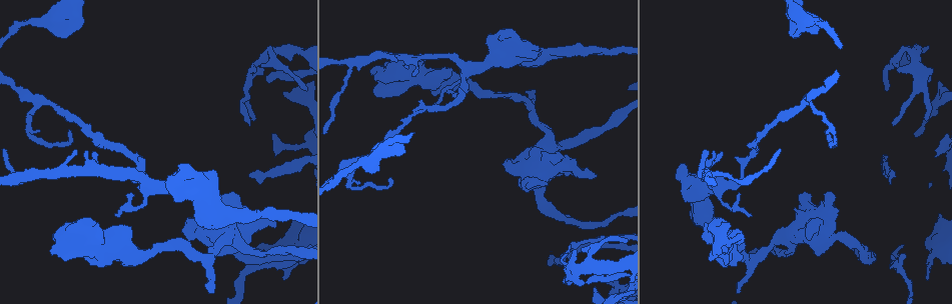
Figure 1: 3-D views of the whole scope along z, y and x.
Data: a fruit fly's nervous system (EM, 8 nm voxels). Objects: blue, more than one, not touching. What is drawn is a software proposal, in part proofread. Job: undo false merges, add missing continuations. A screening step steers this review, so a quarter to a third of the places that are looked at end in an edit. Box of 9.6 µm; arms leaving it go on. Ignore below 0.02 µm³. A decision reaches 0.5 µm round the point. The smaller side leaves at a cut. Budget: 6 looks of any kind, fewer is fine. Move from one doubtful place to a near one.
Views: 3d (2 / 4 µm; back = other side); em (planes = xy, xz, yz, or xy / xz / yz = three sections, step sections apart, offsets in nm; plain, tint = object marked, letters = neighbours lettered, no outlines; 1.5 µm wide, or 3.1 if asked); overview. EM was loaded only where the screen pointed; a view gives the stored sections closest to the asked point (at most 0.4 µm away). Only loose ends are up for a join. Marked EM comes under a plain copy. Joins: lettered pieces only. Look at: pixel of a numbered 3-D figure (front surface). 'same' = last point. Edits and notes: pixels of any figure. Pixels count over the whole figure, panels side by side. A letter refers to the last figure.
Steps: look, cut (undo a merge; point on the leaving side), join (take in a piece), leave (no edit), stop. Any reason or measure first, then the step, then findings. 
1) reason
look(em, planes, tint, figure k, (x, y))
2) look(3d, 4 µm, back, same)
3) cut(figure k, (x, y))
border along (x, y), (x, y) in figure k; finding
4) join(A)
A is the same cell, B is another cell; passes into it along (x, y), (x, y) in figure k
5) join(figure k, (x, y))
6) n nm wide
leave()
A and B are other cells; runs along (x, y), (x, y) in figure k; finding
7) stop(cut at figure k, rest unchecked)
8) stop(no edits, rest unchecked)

branch stops here
look(3d, 4 µm, figure 1, (596, 177))

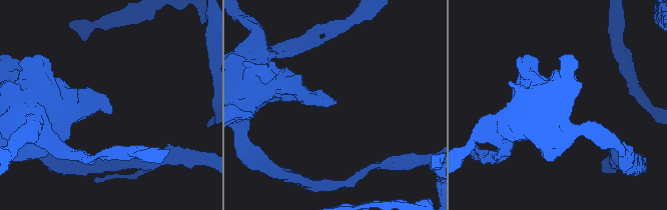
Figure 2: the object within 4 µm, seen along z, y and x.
shape alone is not enough
look(em, planes, letters, figure 2, (336, 102))

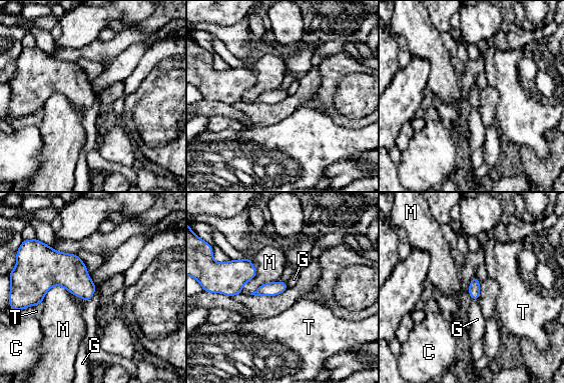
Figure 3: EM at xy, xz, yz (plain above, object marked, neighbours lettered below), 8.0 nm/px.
leave()
C, G, M and T are other cells; none of them fits

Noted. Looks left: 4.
tapers out
look(em, planes, letters, figure 1, (905, 255))

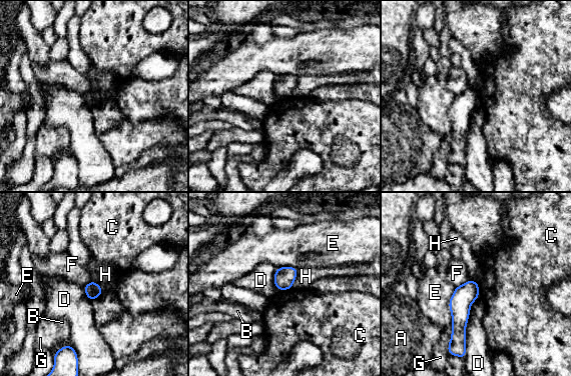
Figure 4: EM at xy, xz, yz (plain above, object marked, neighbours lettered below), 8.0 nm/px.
leave()
A, B, C, D, E, F, G and H are other cells; border along (293, 286), (278, 291) in figure 4; none of them fits

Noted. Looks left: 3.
free end
look(em, planes, letters, figure 1, (256, 70))

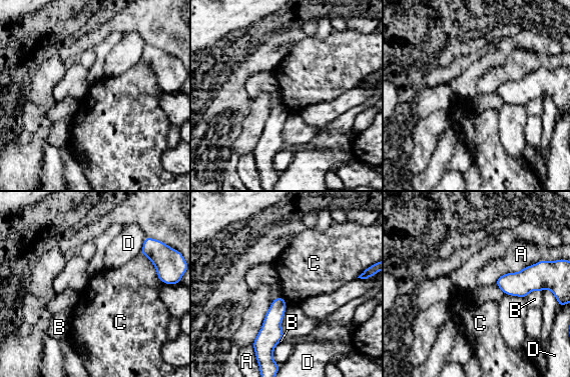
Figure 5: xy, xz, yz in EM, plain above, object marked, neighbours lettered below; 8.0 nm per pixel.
120 nm wide; A touches over 550 nm
leave()
A, B, C and D are other cells; no lettered piece goes on from it

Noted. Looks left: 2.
stop(no edits, rest unchecked)

